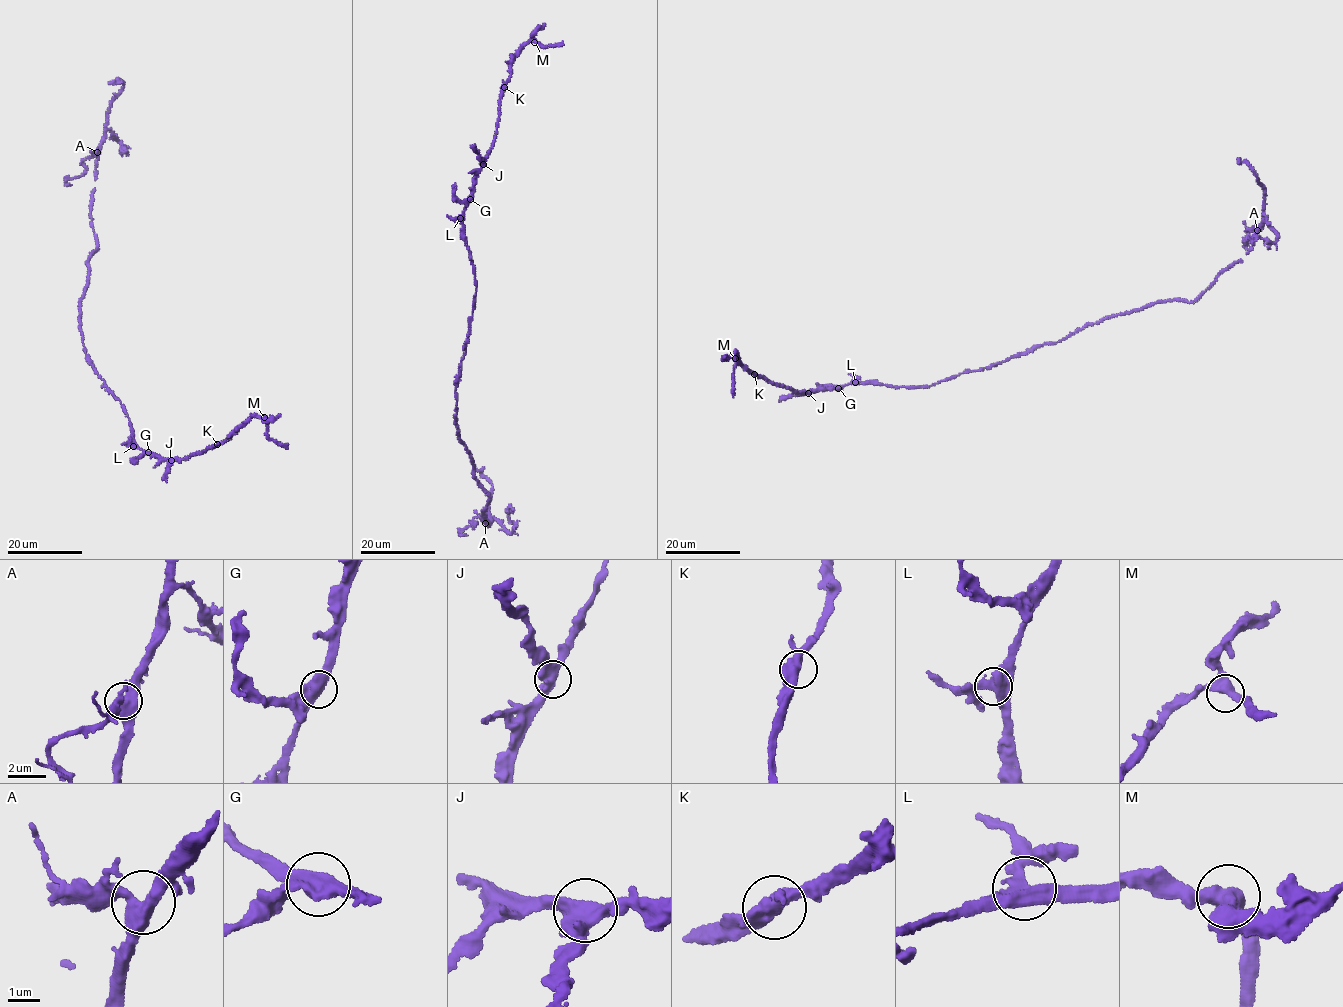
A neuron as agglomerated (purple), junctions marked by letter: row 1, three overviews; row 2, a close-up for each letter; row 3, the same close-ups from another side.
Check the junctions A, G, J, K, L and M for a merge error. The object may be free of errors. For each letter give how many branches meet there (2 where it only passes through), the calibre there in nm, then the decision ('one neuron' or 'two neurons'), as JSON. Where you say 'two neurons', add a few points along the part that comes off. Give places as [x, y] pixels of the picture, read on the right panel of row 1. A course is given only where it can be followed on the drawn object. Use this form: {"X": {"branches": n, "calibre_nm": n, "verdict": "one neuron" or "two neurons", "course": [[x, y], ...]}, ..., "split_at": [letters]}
{"A": {"branches": 3, "calibre_nm": 440, "verdict": "one neuron"}, "G": {"branches": 3, "calibre_nm": 420, "verdict": "one neuron"}, "J": {"branches": 3, "calibre_nm": 440, "verdict": "one neuron"}, "K": {"branches": 3, "calibre_nm": 440, "verdict": "one neuron"}, "L": {"branches": 3, "calibre_nm": 440, "verdict": "one neuron"}, "M": {"branches": 3, "calibre_nm": 440, "verdict": "one neuron"}, "split_at": []}

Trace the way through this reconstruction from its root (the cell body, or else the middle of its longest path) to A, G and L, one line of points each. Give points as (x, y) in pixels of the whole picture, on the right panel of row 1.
A: (1010, 357), (1155, 303), (1196, 300), (1223, 270), (1247, 253), (1257, 230)
G: (1010, 357), (984, 369), (965, 371), (928, 386), (894, 387), (861, 383), (838, 388)
L: (1010, 357), (984, 369), (965, 371), (928, 386), (894, 387), (854, 382)

